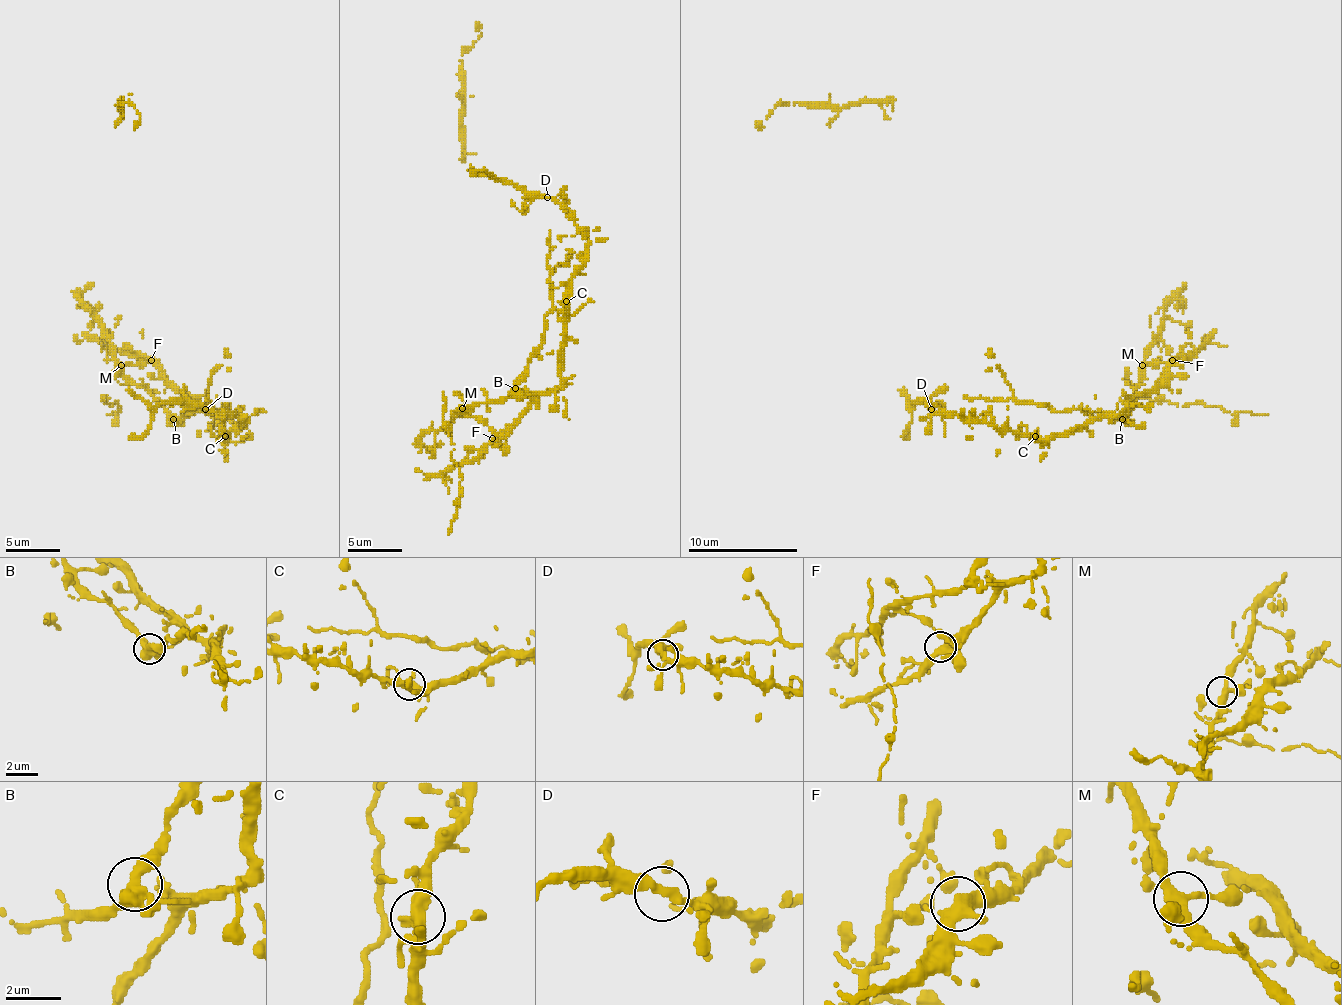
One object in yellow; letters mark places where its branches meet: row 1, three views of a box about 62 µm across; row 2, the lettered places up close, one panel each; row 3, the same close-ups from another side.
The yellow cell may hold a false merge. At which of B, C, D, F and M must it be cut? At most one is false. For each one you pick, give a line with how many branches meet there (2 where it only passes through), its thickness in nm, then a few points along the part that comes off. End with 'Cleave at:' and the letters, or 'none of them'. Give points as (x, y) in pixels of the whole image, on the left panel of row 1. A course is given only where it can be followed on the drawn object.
B: 3 | 420 nm | (173, 420), (200, 409), (203, 412), (211, 403), (208, 382), (227, 349)
Cleave at: B

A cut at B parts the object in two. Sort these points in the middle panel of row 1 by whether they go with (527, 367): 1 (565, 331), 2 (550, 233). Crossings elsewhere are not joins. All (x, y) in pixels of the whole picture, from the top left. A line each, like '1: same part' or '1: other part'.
1: other part
2: same part

